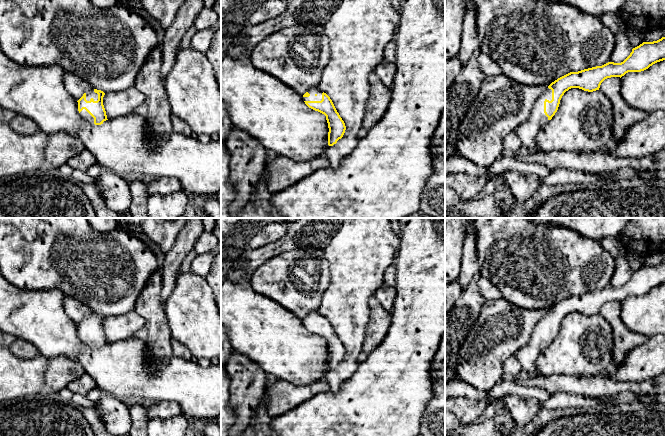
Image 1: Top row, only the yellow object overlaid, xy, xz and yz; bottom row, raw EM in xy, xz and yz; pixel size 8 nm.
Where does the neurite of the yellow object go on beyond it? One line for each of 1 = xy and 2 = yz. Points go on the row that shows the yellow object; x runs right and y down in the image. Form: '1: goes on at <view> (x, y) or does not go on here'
1: goes on at xy (84, 114)
2: goes on at yz (527, 132)

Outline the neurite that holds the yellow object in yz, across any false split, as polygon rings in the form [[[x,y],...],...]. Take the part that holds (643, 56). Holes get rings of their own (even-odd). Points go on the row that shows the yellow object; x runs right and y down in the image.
[[[665,37],[653,42],[643,42],[633,48],[630,55],[621,63],[608,62],[602,66],[596,66],[578,72],[570,72],[558,78],[540,95],[529,116],[516,129],[516,134],[521,141],[521,146],[526,147],[530,152],[536,150],[536,137],[538,132],[555,115],[562,96],[569,89],[579,88],[584,91],[593,92],[599,90],[601,83],[607,78],[621,78],[628,72],[641,72],[663,60],[665,60]]]

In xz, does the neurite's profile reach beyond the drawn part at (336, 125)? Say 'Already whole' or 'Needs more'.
Needs more

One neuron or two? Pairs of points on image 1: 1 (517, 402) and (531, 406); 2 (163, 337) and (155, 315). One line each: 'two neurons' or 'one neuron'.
1: one neuron
2: one neuron

